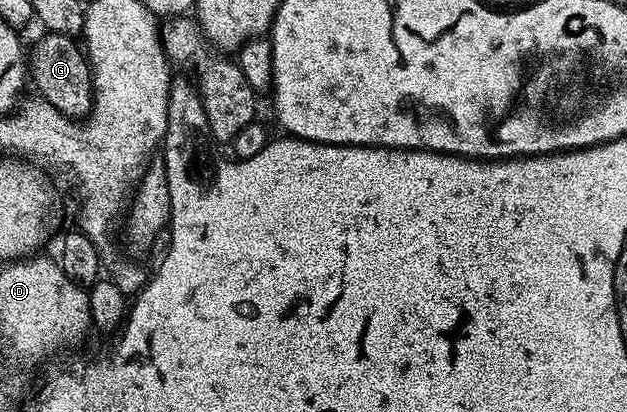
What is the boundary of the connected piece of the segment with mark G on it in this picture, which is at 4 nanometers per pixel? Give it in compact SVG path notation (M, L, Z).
M43 33L43 38L28 54L28 72L32 77L32 86L52 108L64 116L82 120L94 109L94 86L91 78L90 63L83 47L73 37L56 33Z

